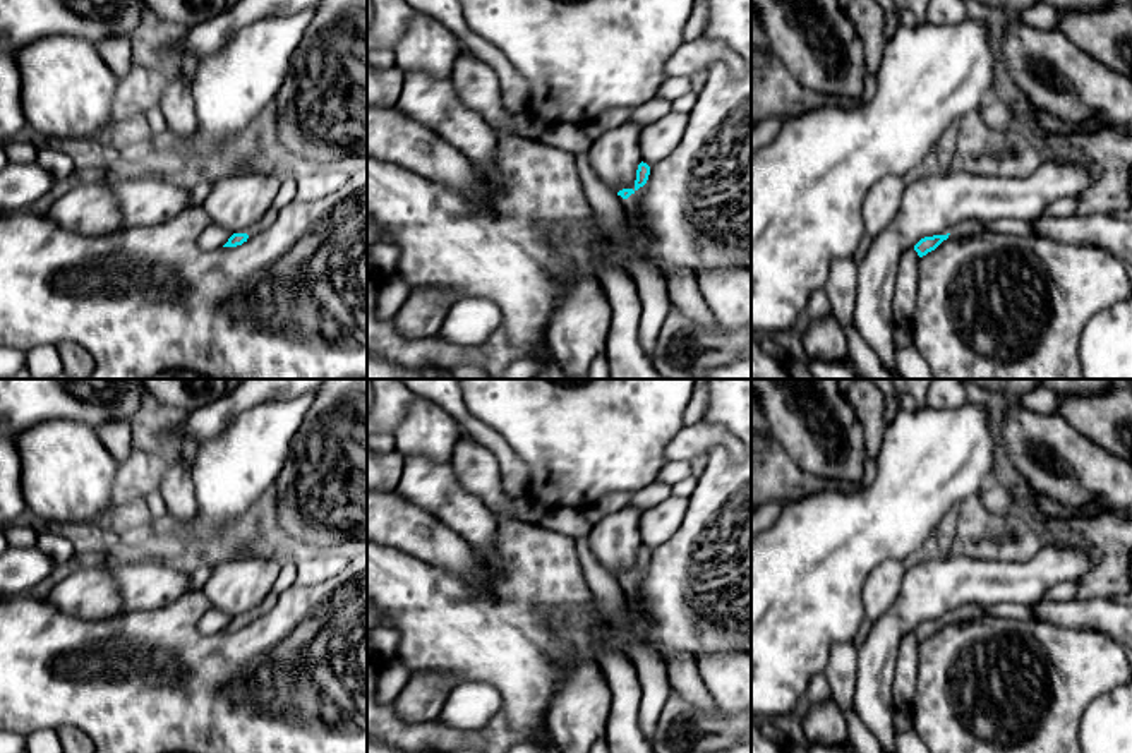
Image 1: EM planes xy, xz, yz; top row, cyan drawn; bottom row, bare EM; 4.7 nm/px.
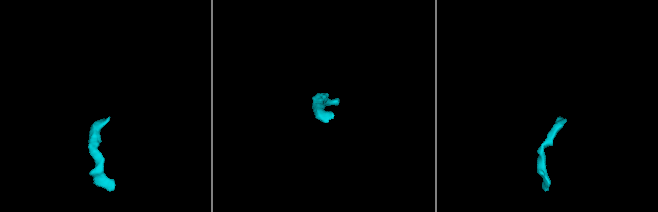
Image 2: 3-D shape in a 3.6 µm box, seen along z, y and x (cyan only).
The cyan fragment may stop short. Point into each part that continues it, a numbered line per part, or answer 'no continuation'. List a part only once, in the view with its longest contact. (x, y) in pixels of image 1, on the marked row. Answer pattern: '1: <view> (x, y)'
1: xz (632, 204)

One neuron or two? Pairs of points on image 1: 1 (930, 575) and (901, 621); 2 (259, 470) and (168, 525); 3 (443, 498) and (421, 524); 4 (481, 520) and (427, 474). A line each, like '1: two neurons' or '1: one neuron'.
1: one neuron
2: one neuron
3: two neurons
4: one neuron

